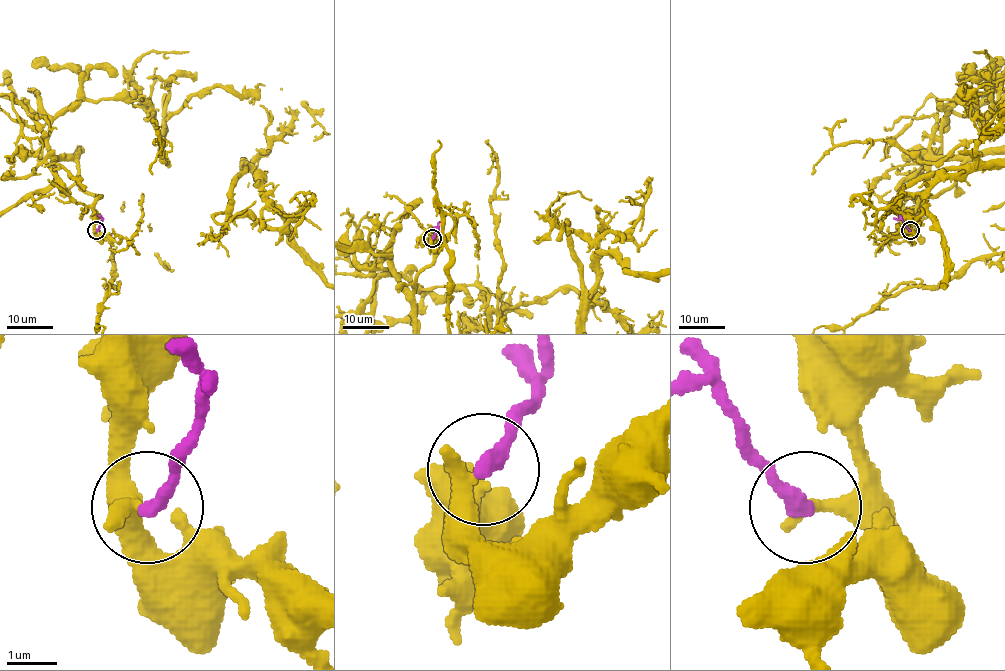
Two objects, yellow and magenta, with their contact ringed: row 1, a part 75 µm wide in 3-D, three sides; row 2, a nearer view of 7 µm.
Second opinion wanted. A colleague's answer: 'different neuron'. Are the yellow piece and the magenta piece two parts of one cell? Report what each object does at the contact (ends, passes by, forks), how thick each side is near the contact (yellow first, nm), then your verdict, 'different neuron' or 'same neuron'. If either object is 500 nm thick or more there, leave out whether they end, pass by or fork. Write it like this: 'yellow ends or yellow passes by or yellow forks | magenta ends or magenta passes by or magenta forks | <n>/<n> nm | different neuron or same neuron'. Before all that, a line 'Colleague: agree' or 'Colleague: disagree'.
Colleague: agree
yellow ends | magenta ends | 440/320 nm | different neuron

